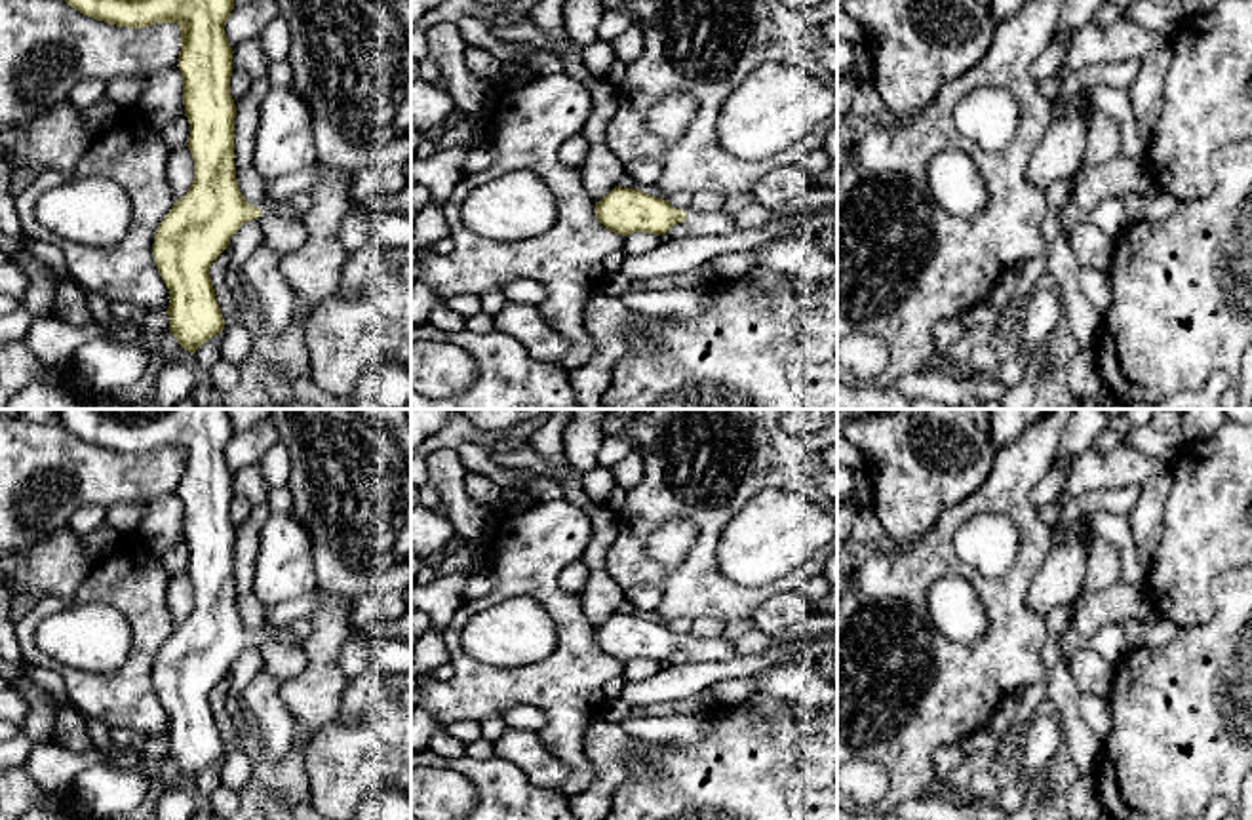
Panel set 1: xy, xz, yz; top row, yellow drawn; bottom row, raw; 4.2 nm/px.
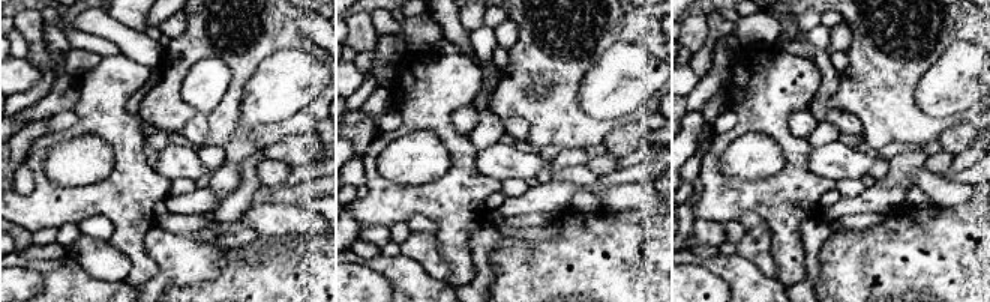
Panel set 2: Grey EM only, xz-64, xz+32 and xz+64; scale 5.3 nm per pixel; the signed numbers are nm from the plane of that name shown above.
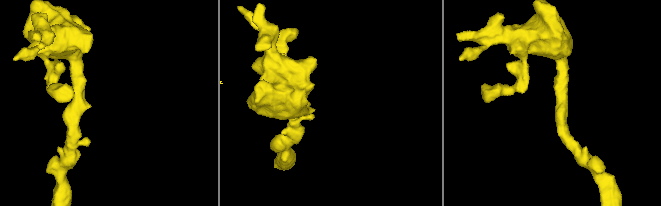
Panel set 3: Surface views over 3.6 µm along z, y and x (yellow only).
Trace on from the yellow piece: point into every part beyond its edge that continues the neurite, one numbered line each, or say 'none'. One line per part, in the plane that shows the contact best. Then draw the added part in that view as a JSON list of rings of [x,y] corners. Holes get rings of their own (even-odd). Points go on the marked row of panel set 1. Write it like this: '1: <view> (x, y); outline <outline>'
1: xz (708, 223); outline [[[721,211],[702,215],[687,213],[683,223],[693,236],[733,236],[740,230],[736,223]]]

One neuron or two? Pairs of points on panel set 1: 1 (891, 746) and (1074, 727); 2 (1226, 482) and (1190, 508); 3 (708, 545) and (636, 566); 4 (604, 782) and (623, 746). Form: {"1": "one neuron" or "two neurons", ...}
{"1": "one neuron", "2": "one neuron", "3": "one neuron", "4": "one neuron"}

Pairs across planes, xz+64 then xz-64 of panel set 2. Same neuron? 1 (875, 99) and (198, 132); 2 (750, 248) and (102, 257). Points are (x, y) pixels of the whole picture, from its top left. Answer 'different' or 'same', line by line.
1: different
2: same

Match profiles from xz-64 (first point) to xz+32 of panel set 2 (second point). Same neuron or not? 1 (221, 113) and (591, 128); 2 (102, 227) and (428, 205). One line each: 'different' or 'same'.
1: same
2: different

